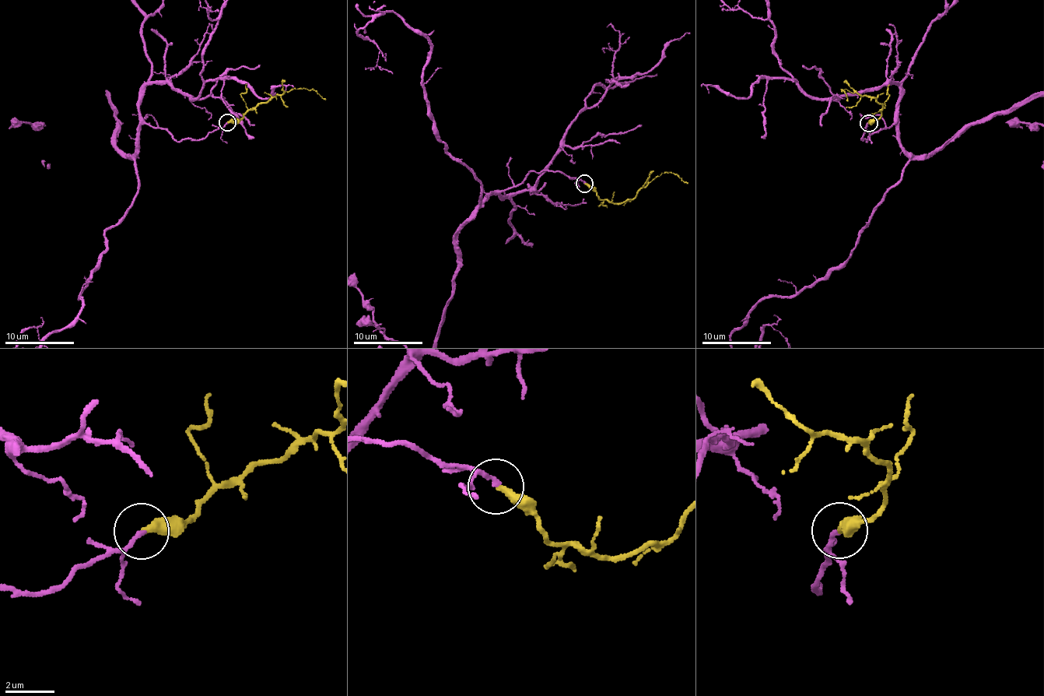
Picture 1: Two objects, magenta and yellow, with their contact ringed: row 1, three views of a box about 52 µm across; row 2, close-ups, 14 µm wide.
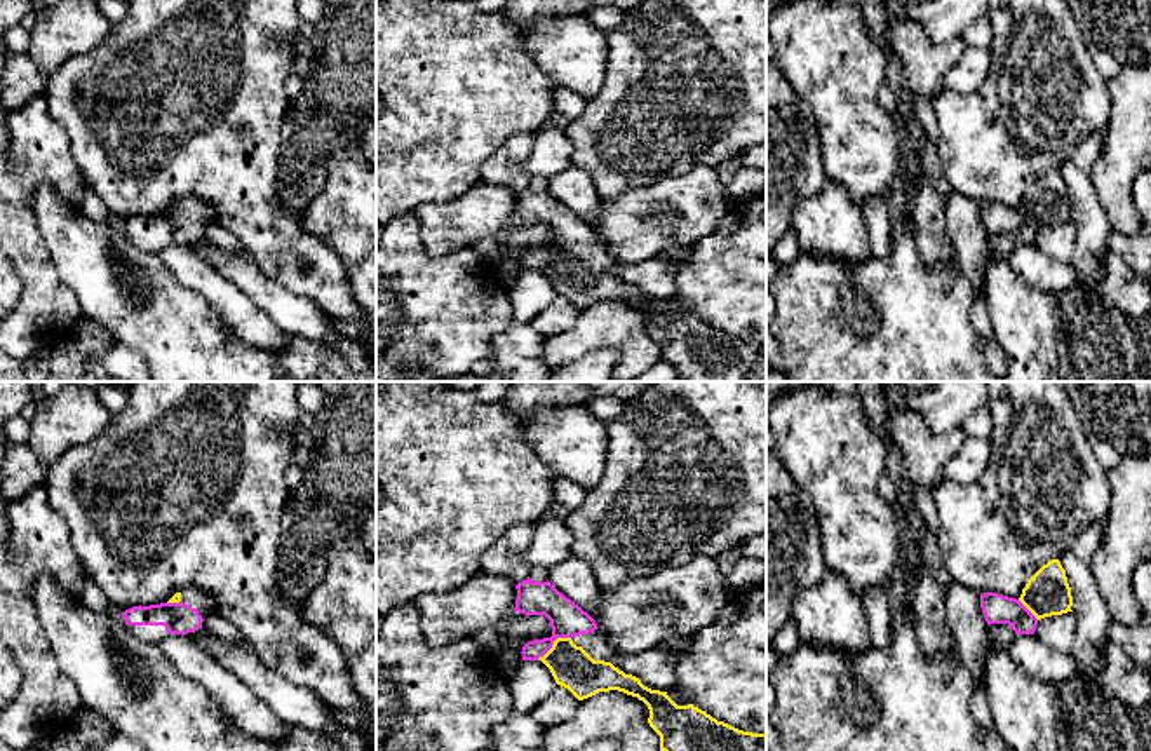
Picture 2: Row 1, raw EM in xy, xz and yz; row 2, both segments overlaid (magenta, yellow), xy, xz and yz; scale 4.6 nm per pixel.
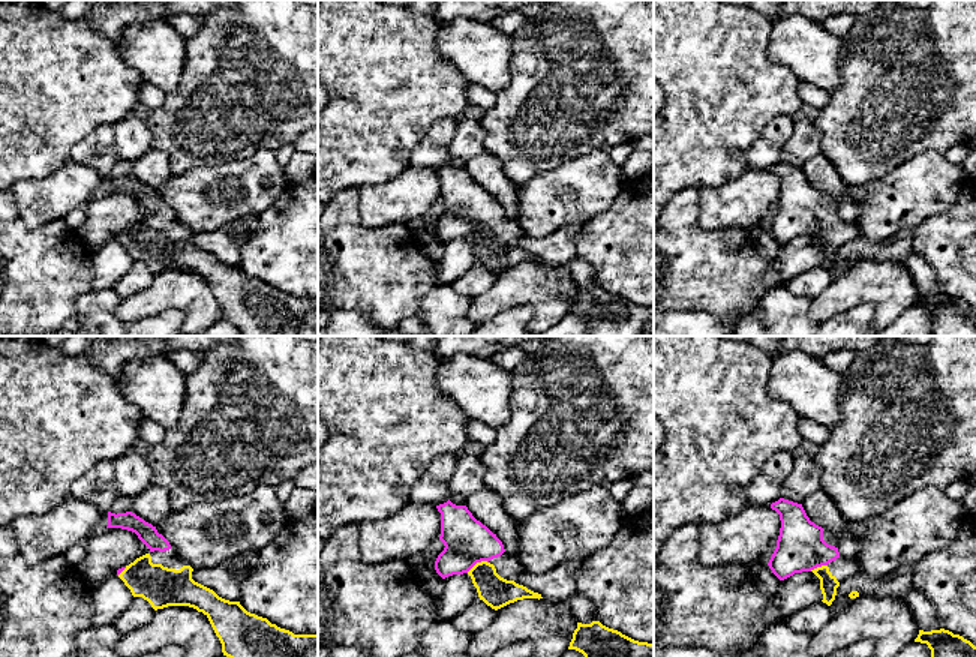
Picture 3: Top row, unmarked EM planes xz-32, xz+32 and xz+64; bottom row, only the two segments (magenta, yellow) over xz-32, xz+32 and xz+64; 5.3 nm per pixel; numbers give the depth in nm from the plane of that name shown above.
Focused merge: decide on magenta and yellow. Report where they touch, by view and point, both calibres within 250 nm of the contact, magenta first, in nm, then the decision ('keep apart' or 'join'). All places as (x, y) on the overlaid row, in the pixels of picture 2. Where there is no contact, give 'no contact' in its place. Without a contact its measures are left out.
contact xz (552, 643); calibres 160 and 190 nm; join

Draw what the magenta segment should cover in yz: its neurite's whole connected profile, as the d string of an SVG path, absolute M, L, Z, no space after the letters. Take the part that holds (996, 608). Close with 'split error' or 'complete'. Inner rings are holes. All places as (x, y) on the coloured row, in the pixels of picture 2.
M1059 559L1043 565L1026 584L1019 599L996 592L980 594L987 626L1008 624L1015 634L1034 634L1041 619L1071 610L1073 596Z; split error

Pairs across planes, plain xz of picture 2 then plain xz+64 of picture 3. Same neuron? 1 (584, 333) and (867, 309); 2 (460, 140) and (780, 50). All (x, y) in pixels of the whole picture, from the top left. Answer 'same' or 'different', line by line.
1: different
2: different

